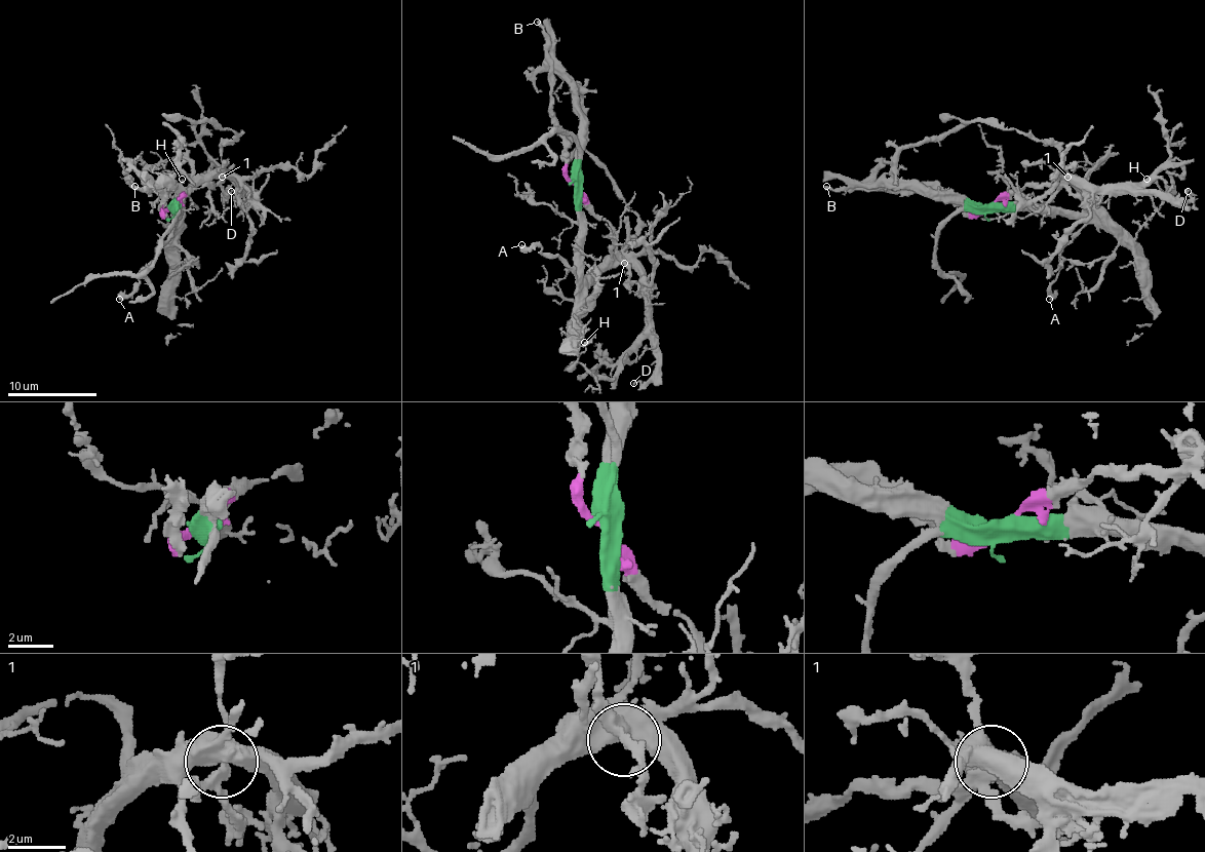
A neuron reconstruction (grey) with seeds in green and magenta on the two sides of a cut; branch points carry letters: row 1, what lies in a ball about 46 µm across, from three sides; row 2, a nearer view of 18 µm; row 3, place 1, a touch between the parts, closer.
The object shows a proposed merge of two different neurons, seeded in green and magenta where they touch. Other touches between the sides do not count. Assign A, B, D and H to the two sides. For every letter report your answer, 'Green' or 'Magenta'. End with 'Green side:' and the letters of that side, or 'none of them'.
A: Green
B: Magenta
D: Green
H: Green
Green side: A, D, H

